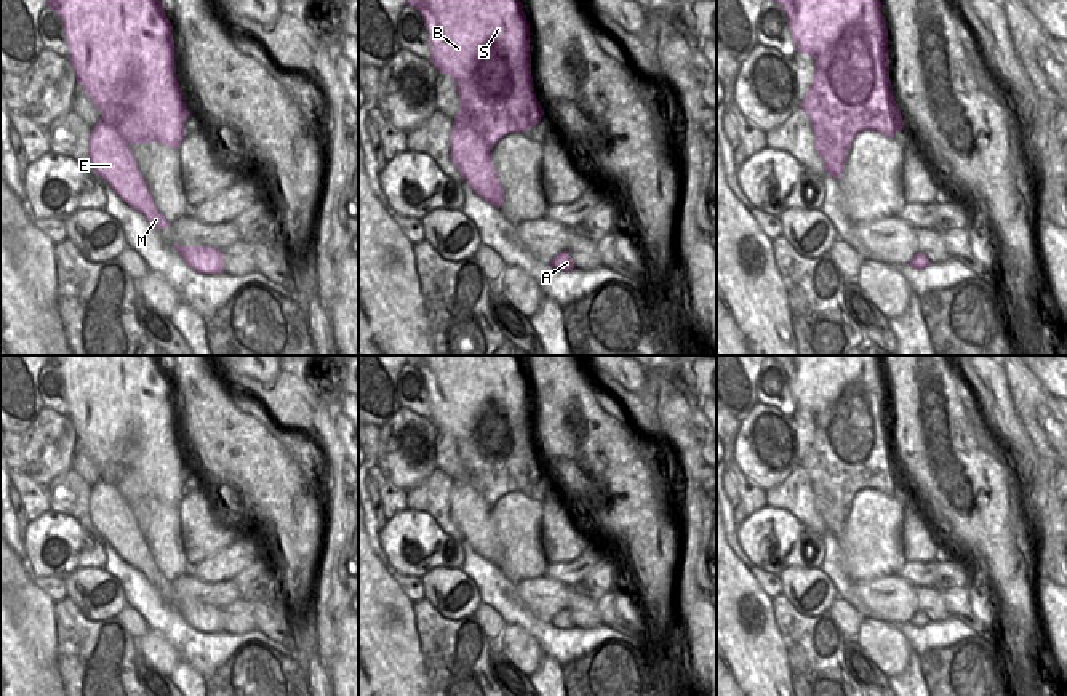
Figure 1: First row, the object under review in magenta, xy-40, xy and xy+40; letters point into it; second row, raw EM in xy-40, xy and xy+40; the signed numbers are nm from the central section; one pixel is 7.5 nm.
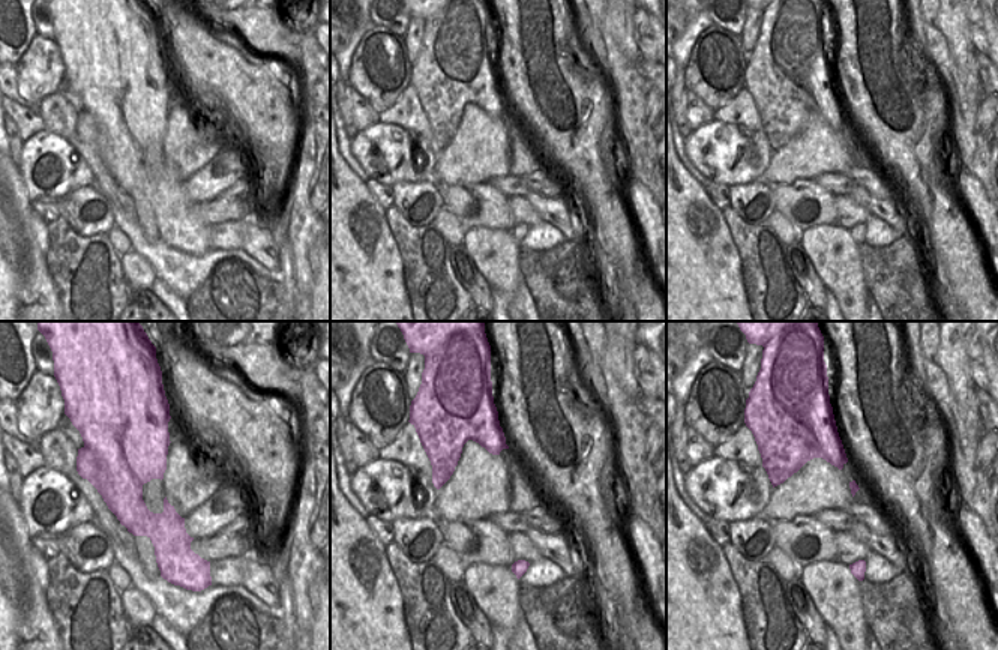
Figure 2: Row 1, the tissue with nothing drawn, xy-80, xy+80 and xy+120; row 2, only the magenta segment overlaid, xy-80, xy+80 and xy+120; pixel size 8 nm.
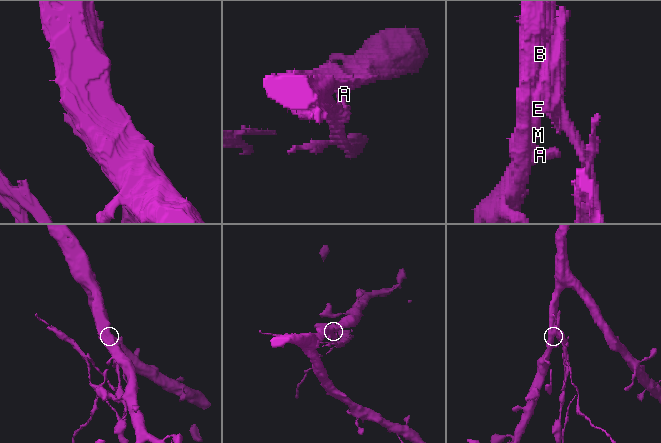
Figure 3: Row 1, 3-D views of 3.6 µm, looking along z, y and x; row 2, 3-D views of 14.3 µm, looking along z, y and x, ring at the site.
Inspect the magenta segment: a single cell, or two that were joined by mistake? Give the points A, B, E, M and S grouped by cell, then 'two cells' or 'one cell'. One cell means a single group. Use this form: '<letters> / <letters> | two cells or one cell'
A B S / E M | two cells

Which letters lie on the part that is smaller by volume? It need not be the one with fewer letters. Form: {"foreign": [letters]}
{"foreign": ["E", "M"]}

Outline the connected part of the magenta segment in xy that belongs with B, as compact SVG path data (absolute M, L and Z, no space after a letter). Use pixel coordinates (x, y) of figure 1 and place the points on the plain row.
M405 355L424 378L430 402L430 421L454 440L470 435L490 402L499 402L510 421L531 421L530 382L520 355Z

